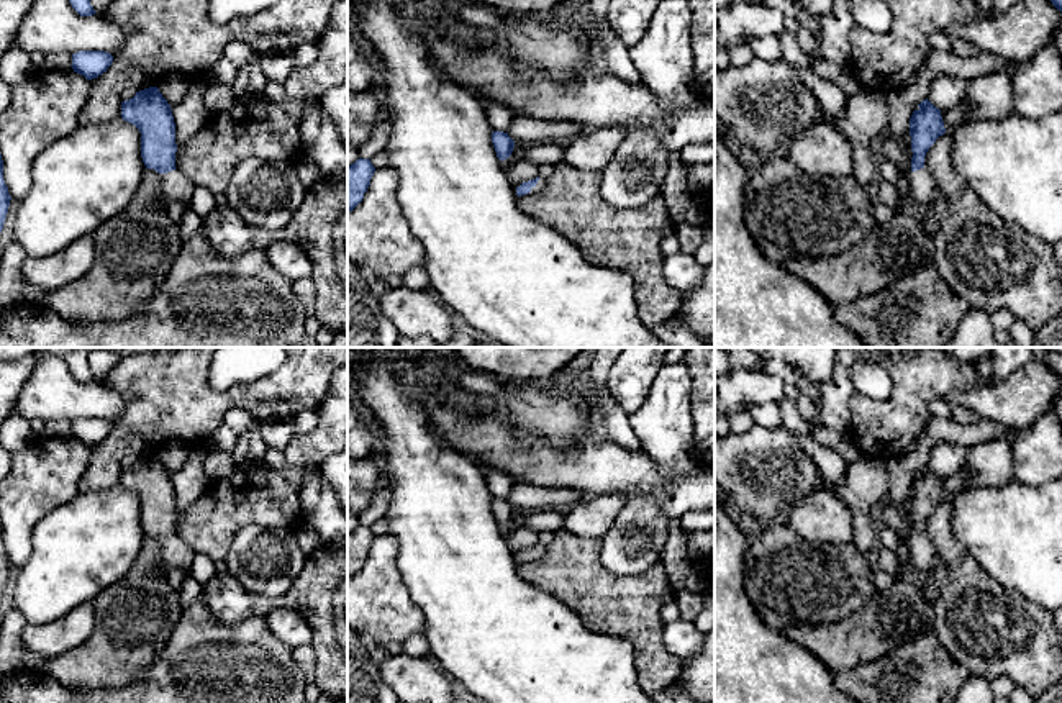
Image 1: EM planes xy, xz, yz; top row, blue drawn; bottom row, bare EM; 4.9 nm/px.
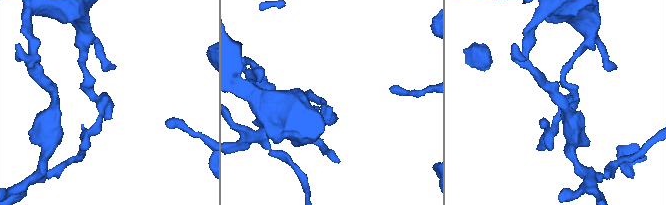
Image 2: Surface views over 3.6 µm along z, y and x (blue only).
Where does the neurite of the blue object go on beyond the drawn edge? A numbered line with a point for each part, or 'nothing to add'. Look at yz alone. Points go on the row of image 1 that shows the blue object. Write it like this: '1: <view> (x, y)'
1: yz (923, 187)

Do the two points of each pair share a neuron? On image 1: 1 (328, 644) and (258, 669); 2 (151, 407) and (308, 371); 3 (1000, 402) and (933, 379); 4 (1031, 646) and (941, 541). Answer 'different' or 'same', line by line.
1: different
2: same
3: different
4: same

